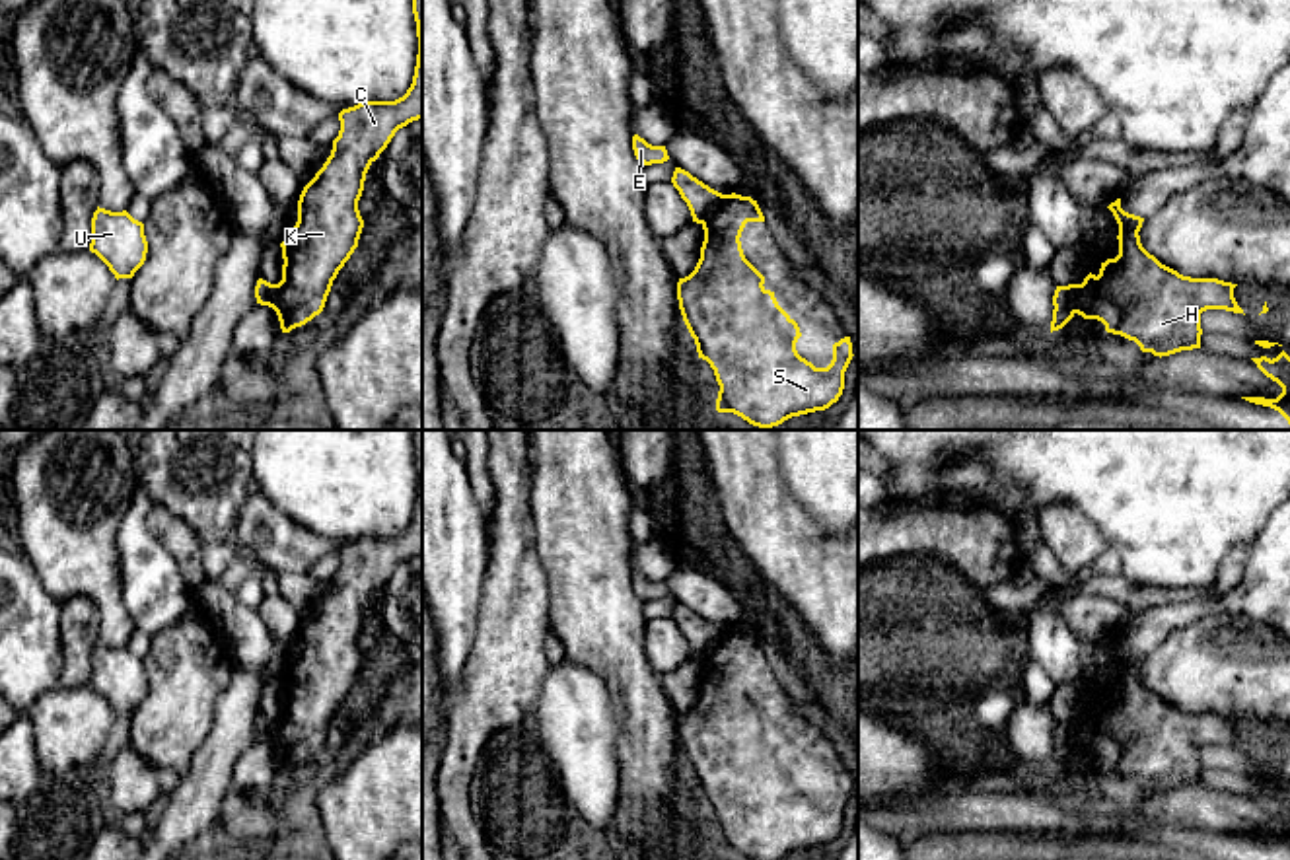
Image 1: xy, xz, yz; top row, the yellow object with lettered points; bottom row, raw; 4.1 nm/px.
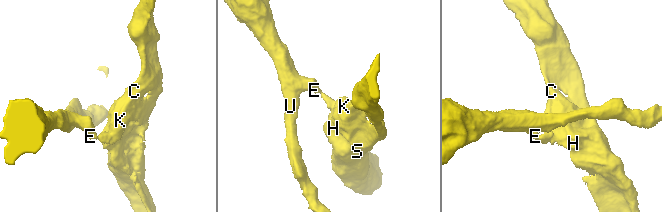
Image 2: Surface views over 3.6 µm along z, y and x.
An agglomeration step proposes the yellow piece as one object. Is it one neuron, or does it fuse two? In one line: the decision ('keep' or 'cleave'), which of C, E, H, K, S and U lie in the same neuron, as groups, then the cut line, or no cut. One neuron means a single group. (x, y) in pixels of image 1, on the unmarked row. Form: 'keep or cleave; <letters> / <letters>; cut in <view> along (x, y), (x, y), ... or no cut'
cleave; C H K S / E U; cut in xz along (724, 631), (718, 644), (703, 660)

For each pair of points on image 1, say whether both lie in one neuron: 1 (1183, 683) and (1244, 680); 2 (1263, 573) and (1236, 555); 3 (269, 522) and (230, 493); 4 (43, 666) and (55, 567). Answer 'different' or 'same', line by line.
1: same
2: different
3: different
4: different

